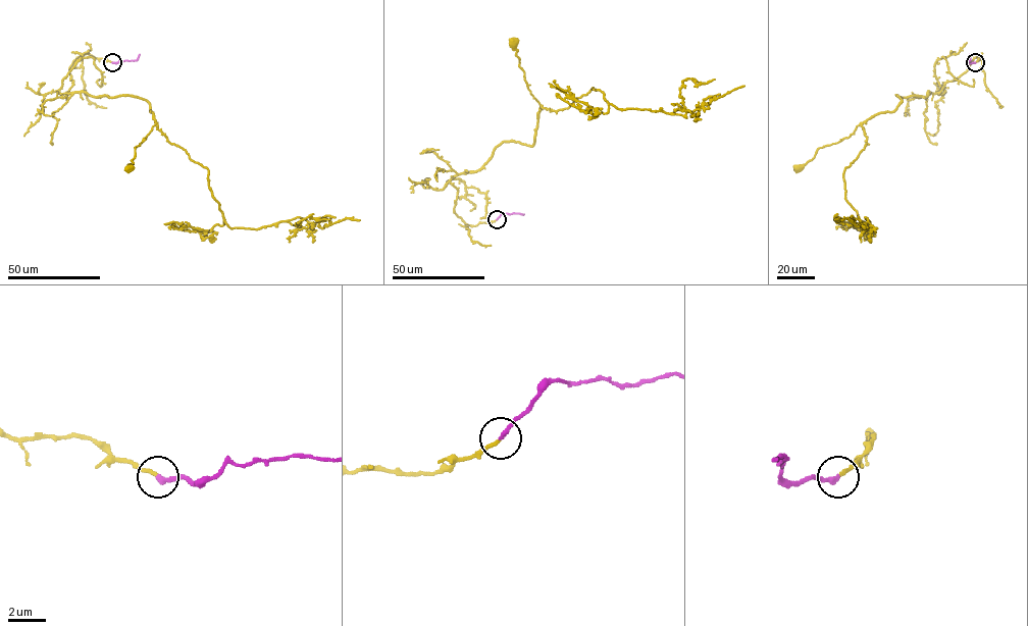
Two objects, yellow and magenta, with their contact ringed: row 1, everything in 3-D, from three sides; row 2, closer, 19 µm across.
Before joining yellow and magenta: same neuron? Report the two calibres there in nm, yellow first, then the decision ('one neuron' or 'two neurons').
180/260 nm | one neuron

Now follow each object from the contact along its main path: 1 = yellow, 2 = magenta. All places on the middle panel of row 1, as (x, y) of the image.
1: (497, 219), (467, 225), (454, 212), (450, 179), (478, 170), (504, 142), (533, 144), (541, 105), (513, 42)
2: (497, 219), (502, 214), (523, 214)

